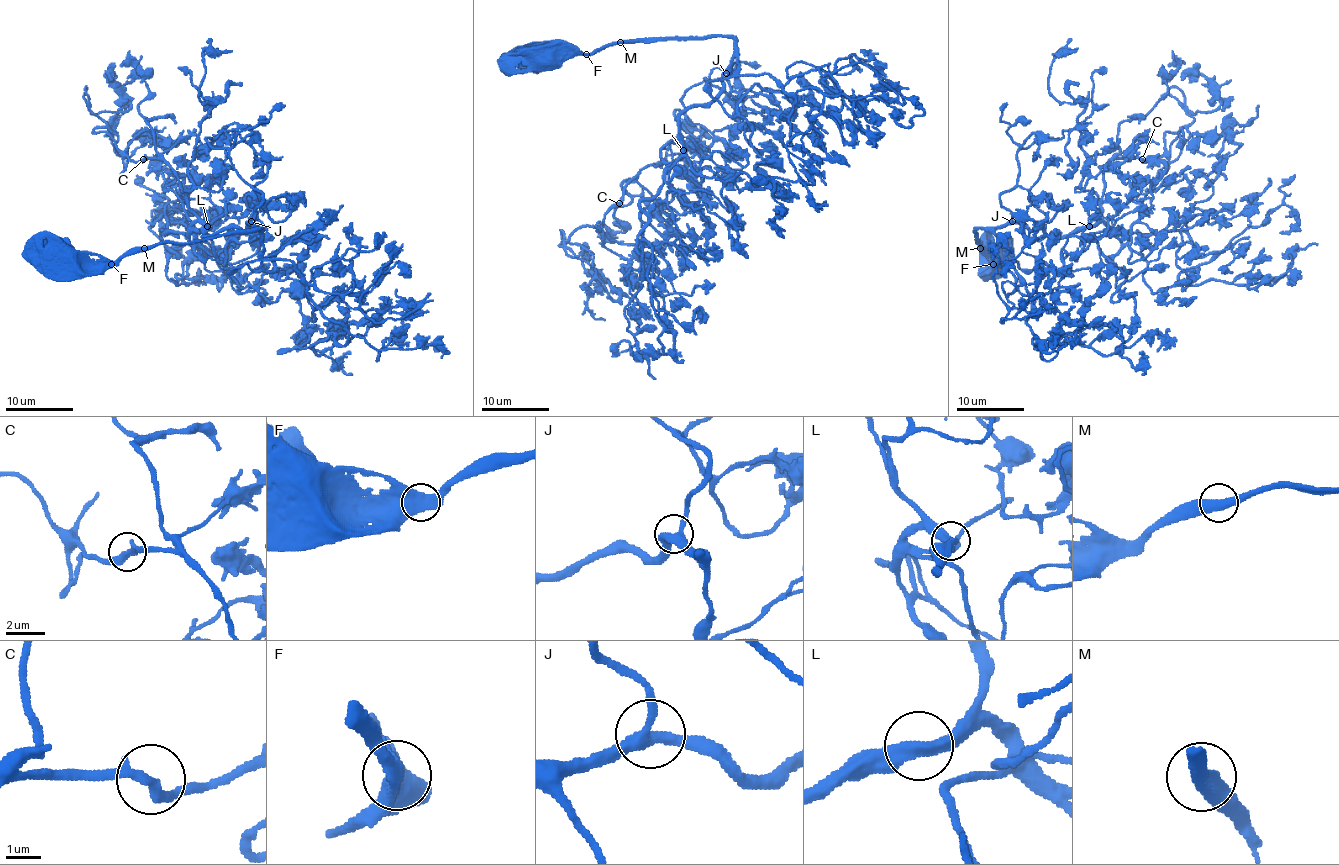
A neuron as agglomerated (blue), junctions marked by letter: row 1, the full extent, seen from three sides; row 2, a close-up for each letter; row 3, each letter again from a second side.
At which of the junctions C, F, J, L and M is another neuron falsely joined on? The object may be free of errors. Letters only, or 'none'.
none

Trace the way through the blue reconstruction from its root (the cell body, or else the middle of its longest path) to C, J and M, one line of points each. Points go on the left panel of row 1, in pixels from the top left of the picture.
C: (64, 265), (259, 228), (204, 236), (207, 225), (177, 174), (143, 159)
J: (64, 265), (62, 260), (118, 262), (126, 255), (162, 243), (192, 243), (259, 228), (251, 221)
M: (64, 265), (62, 260), (118, 262), (145, 248)

